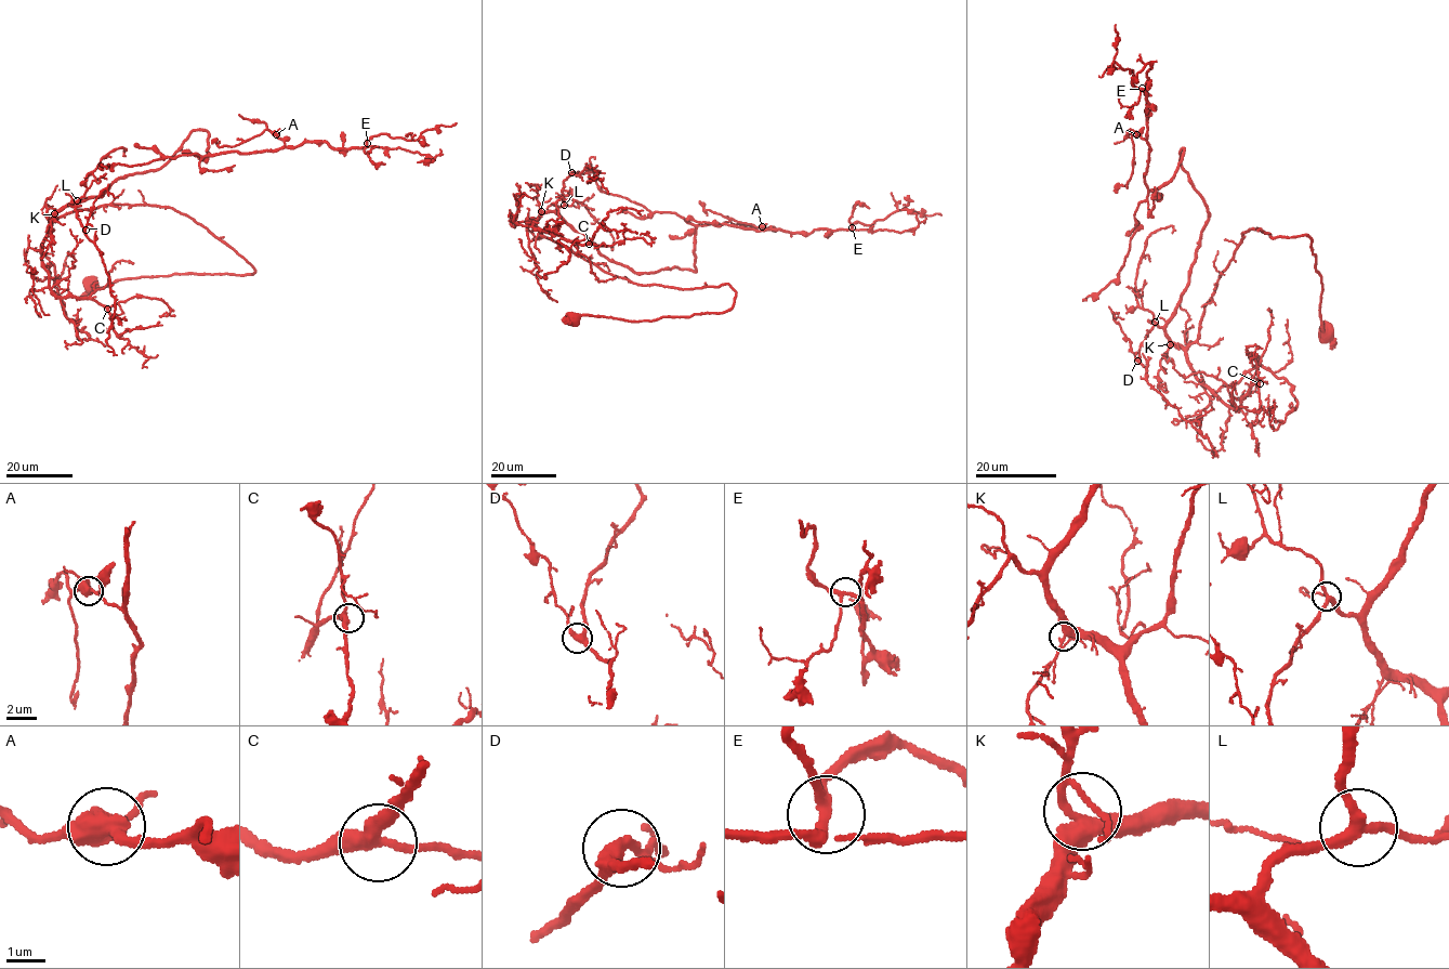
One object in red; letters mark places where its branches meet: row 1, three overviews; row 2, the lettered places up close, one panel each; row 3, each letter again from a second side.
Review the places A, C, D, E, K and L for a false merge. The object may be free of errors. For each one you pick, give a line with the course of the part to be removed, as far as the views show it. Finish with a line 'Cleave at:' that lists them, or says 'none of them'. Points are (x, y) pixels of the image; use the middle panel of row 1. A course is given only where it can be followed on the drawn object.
Cleave at: none of them

